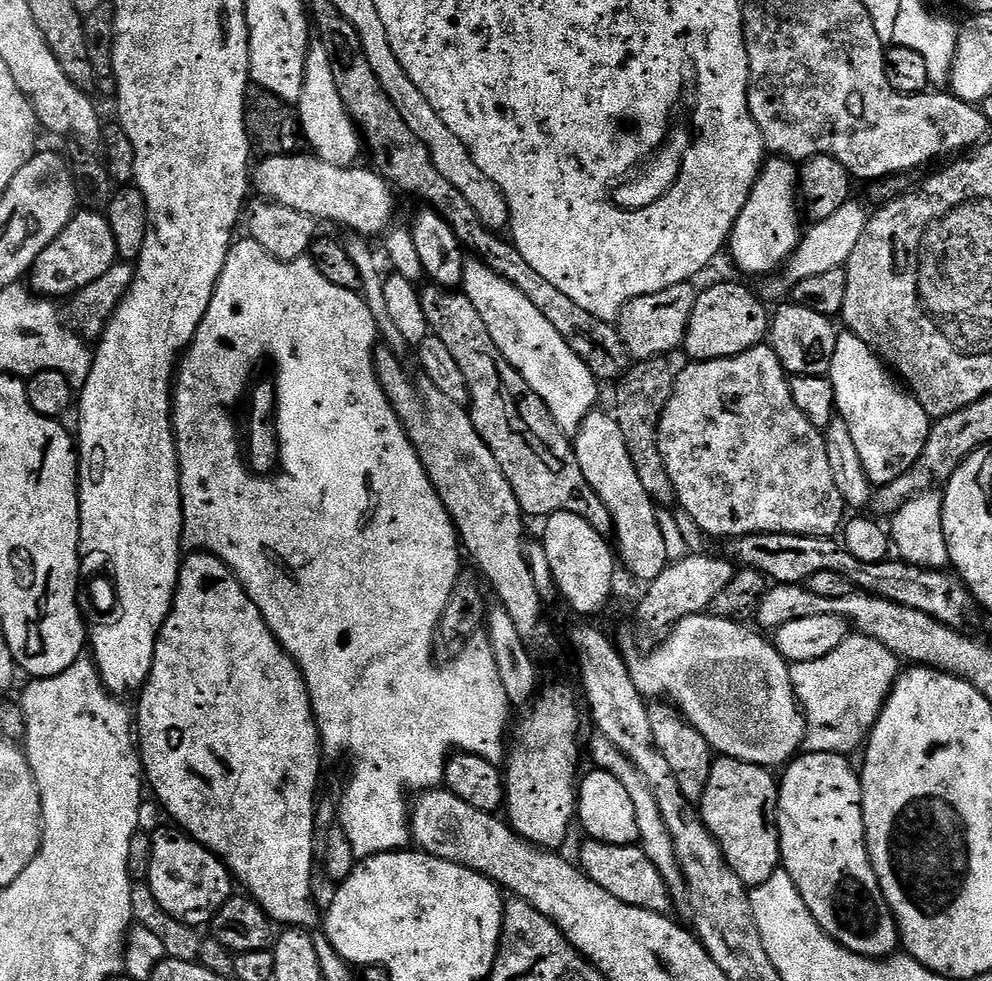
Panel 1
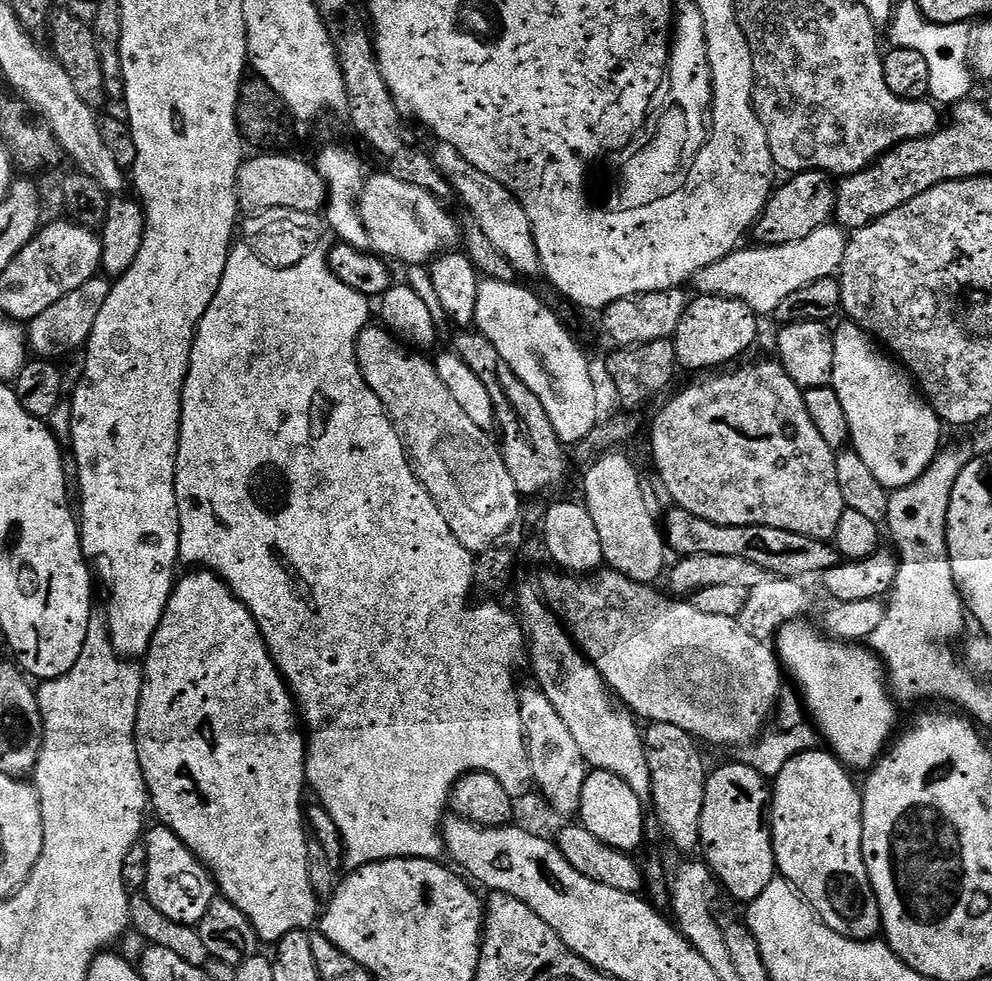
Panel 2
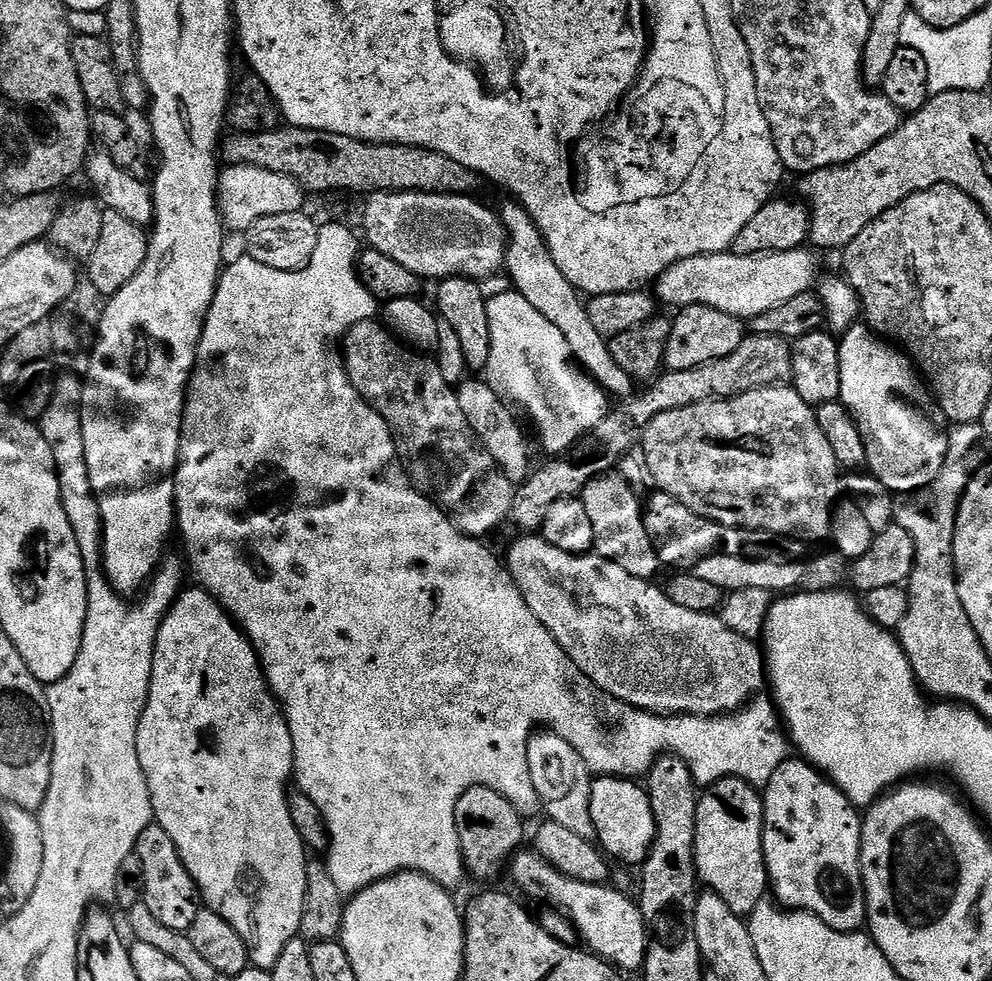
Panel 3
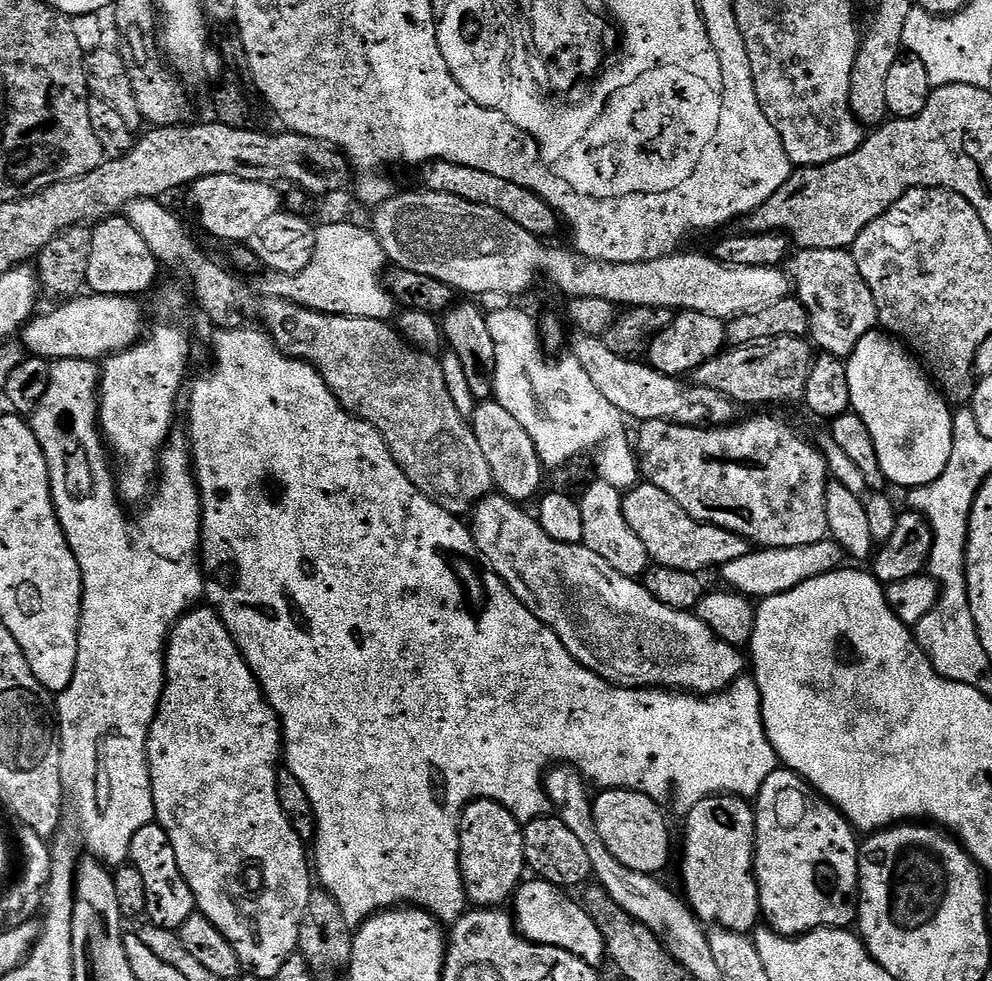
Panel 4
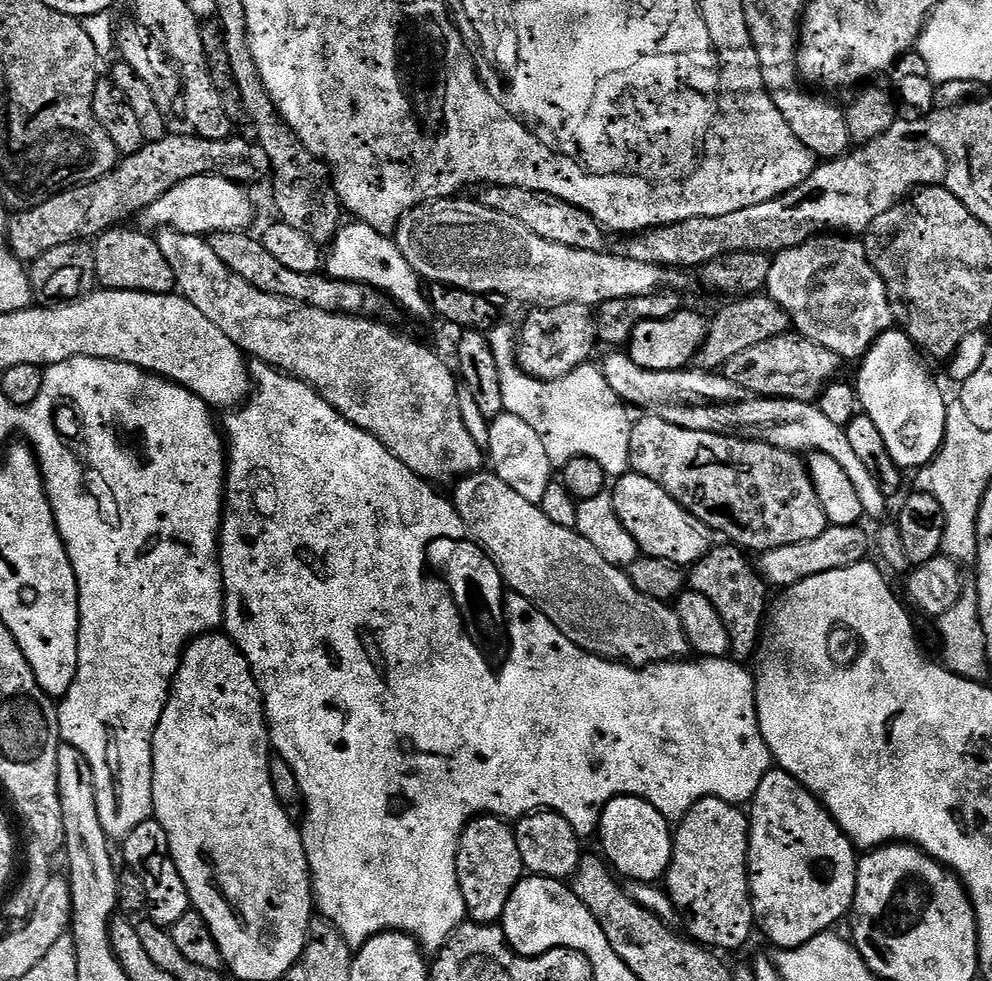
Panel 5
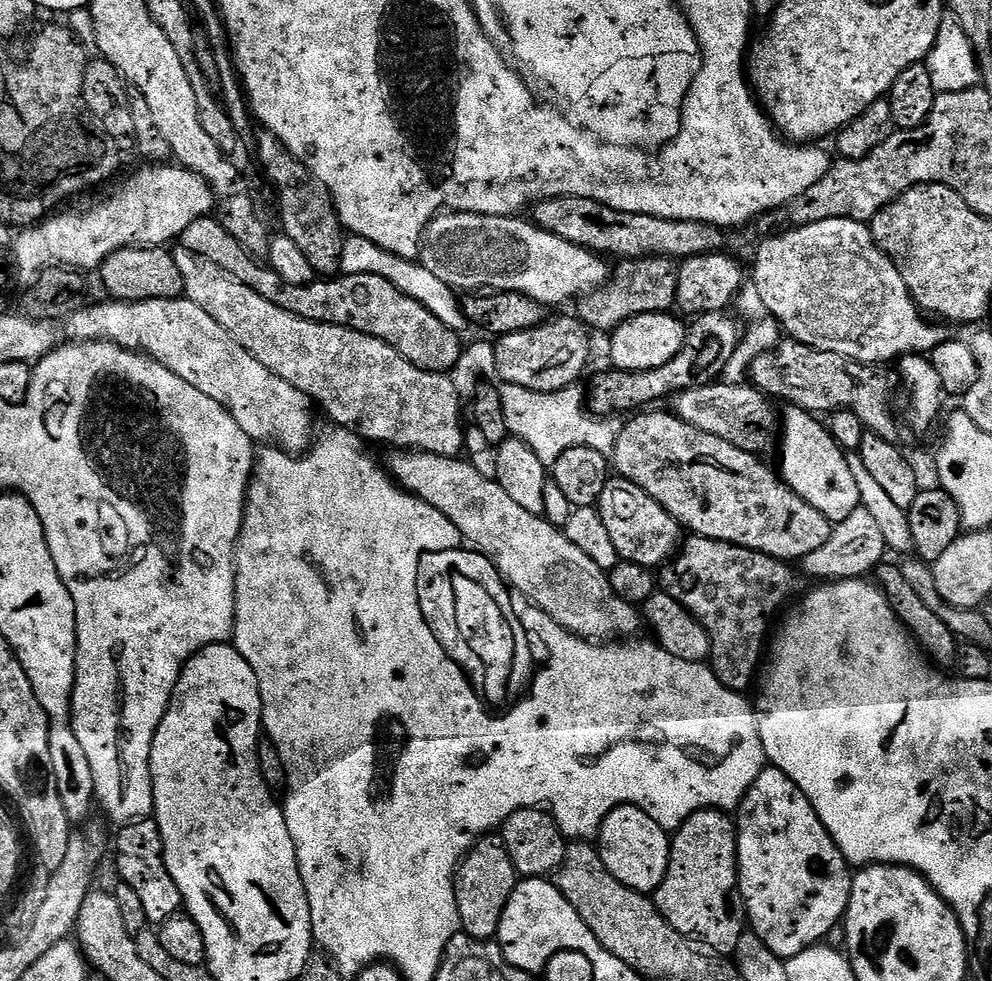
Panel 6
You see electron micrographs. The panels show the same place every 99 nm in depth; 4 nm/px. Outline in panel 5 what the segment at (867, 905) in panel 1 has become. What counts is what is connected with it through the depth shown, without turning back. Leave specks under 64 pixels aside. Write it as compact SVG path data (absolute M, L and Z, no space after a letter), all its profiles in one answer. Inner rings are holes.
M773 770L766 774L766 778L762 778L762 786L758 786L758 790L754 794L754 798L750 802L750 815L748 816L748 893L752 895L752 914L754 917L755 927L769 940L772 944L777 944L777 949L797 948L806 942L810 942L810 938L821 936L823 932L835 929L835 924L840 919L847 917L852 910L852 903L856 897L856 865L858 863L858 852L854 847L848 835L832 821L832 816L826 811L824 805L813 793L808 792L796 781L789 772Z

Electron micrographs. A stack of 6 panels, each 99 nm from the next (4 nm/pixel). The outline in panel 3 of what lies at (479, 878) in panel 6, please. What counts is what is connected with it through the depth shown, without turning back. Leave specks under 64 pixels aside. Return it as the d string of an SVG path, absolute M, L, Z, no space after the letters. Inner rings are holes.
M474 786L466 790L462 798L458 798L458 810L454 810L454 818L467 875L476 880L496 880L503 872L505 875L510 858L521 851L525 817L514 810L512 803L502 798L498 790L490 790L490 786Z

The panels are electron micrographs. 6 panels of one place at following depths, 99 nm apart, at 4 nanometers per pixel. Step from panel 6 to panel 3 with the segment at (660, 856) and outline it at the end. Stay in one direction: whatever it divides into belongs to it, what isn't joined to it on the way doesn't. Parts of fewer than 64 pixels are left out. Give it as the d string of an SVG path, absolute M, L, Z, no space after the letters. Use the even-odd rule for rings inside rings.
M602 776L593 779L590 790L590 818L594 818L599 847L613 861L621 860L624 864L640 866L652 849L656 837L656 822L647 791L636 784L639 783L635 779L623 776Z

